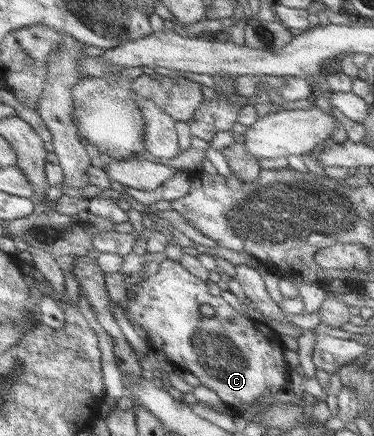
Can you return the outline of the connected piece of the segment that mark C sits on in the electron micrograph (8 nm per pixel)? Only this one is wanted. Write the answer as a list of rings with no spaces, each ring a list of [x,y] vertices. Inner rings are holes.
[[[167,259],[161,264],[160,271],[137,285],[135,298],[129,298],[124,308],[127,318],[136,321],[147,332],[153,348],[165,352],[167,358],[183,371],[190,371],[201,383],[213,389],[227,405],[234,408],[243,404],[255,403],[257,398],[277,394],[289,384],[289,364],[285,360],[281,338],[267,334],[256,319],[240,314],[223,296],[213,296],[207,282],[192,274],[179,261]],[[210,304],[215,310],[214,317],[203,314],[203,306]]]

